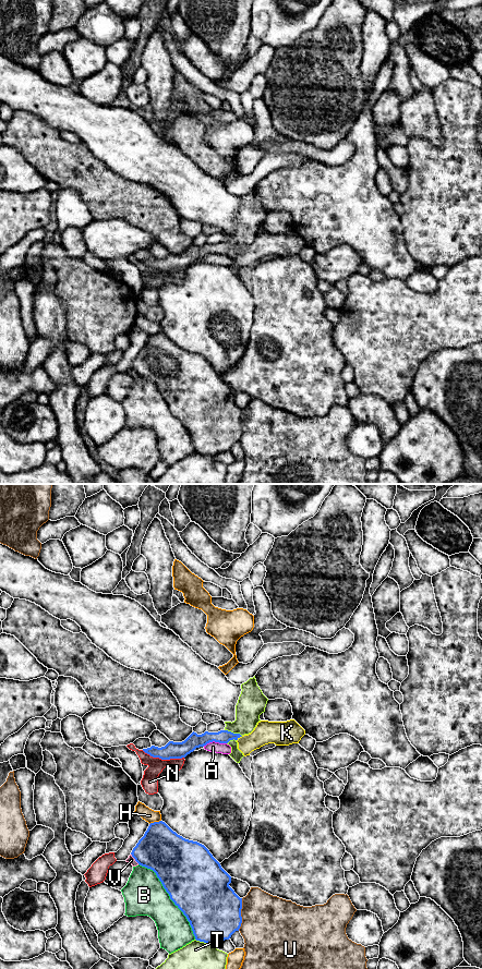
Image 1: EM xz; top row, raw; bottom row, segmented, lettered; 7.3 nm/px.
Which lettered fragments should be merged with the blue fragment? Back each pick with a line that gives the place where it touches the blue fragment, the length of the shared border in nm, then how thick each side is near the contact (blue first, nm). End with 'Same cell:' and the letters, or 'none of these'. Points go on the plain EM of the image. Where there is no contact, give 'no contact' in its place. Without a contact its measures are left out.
K: xz (239, 249) | 60 nm | 100/170 nm
Same cell: K

